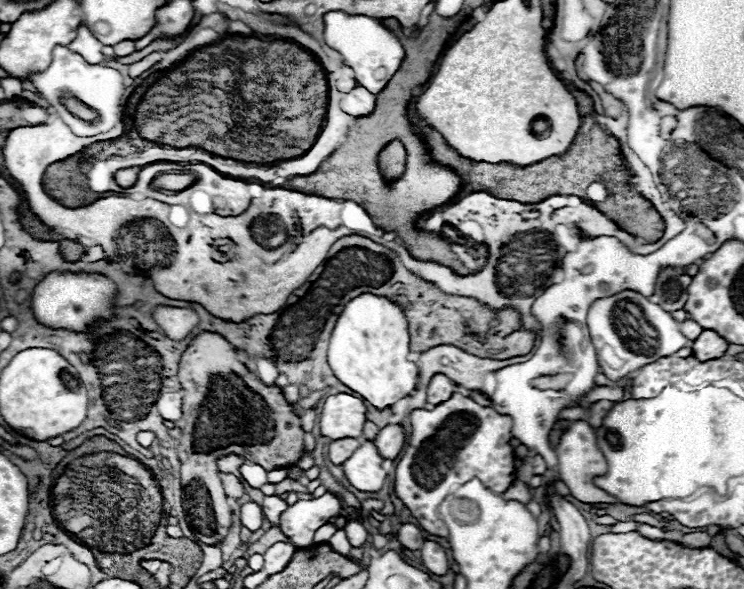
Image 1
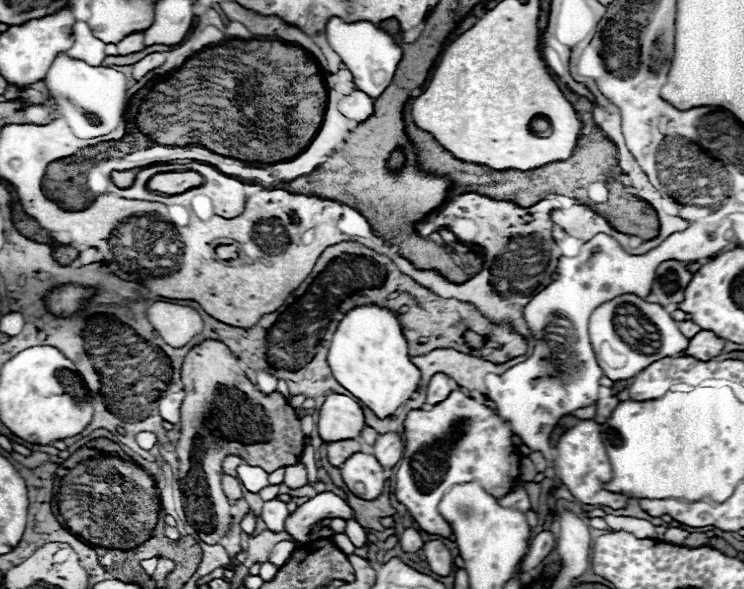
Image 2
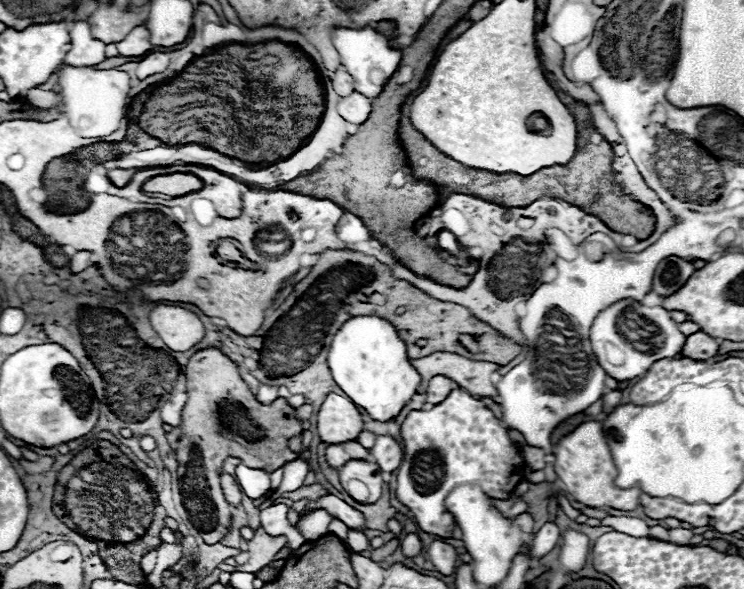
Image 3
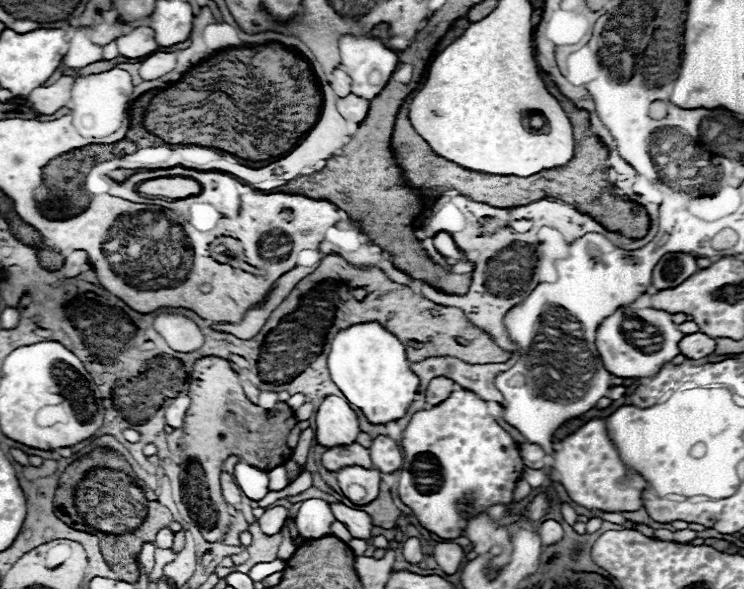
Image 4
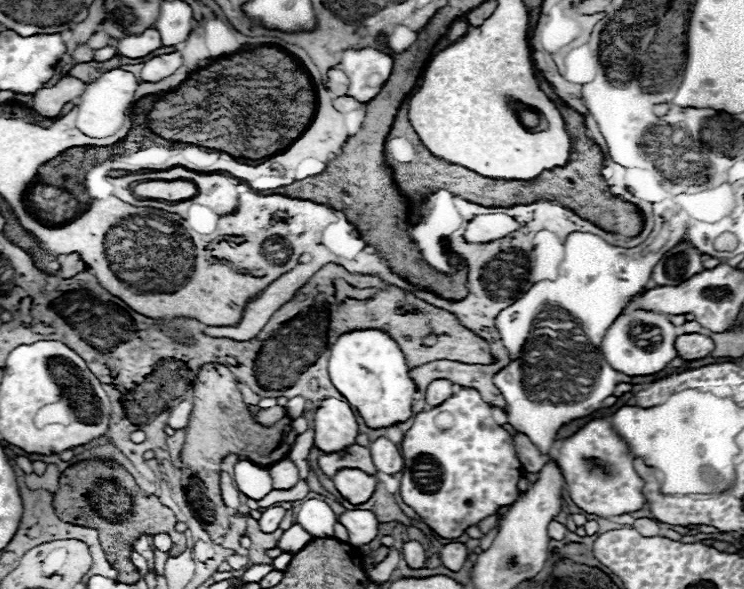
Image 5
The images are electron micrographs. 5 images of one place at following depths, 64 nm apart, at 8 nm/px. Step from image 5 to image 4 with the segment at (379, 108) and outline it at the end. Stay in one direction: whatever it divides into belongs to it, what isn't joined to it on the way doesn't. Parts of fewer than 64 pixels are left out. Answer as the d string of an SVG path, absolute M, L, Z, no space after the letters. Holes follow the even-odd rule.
M412 76L408 84L388 82L386 88L374 100L370 100L370 112L360 124L358 132L352 136L350 144L346 144L344 156L330 158L324 170L296 178L278 190L286 194L332 202L336 208L344 210L352 220L362 224L362 232L366 232L370 242L378 244L384 252L390 252L394 256L390 260L400 272L406 272L410 278L422 280L446 294L462 296L470 286L470 274L454 274L428 260L420 240L412 234L412 220L422 210L418 190L408 188L406 182L402 188L402 182L398 182L400 168L392 160L390 152L390 138L398 108L402 106L404 98L418 86L418 82L420 80L416 80L416 76Z

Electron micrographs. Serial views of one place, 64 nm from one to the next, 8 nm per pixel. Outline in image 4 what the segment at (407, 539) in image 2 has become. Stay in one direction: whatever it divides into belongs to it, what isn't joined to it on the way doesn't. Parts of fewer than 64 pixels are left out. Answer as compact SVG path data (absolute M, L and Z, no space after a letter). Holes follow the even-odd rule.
M408 538L408 540L402 544L402 554L404 554L404 558L406 558L410 564L422 562L424 554L422 554L420 540L418 540L418 538Z

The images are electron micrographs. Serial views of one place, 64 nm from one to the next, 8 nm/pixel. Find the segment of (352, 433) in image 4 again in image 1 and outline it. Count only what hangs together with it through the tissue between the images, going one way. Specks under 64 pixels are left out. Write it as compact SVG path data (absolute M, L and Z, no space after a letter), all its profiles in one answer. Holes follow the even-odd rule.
M350 394L328 396L320 412L320 434L330 440L358 438L366 422L366 404Z

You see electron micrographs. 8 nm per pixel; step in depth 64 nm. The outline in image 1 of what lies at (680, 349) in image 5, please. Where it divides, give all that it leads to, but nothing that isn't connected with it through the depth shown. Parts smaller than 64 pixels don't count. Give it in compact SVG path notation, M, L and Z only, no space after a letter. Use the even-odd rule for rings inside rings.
M702 330L702 334L692 342L692 356L706 362L720 358L728 348L728 342L712 330Z

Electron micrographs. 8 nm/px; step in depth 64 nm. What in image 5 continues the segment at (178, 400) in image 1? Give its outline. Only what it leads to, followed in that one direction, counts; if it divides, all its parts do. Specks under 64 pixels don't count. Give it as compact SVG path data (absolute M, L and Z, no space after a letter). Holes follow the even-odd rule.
M180 402L178 406L174 406L174 408L170 410L168 426L172 426L174 430L186 428L186 424L188 424L188 420L190 420L190 414L192 414L192 404L190 404L190 402Z

